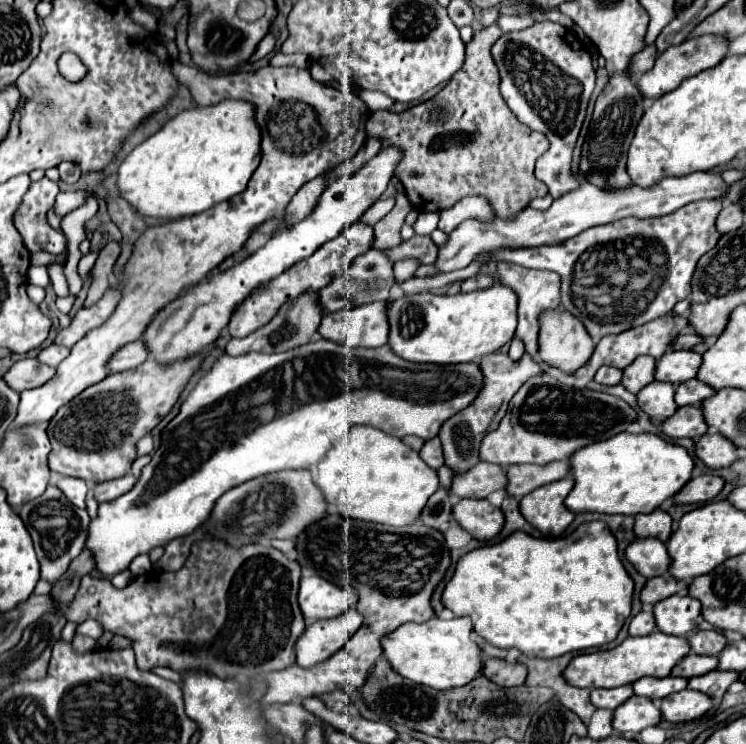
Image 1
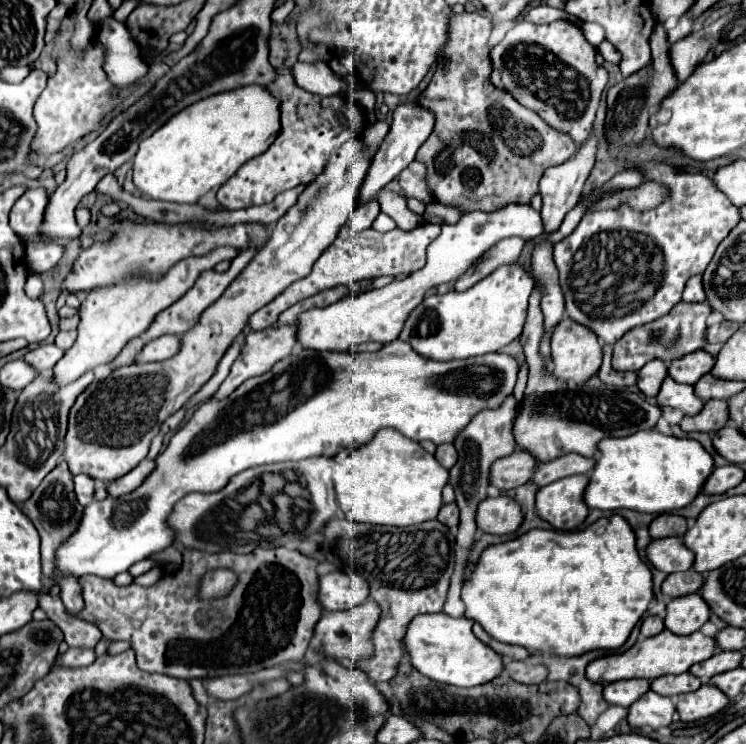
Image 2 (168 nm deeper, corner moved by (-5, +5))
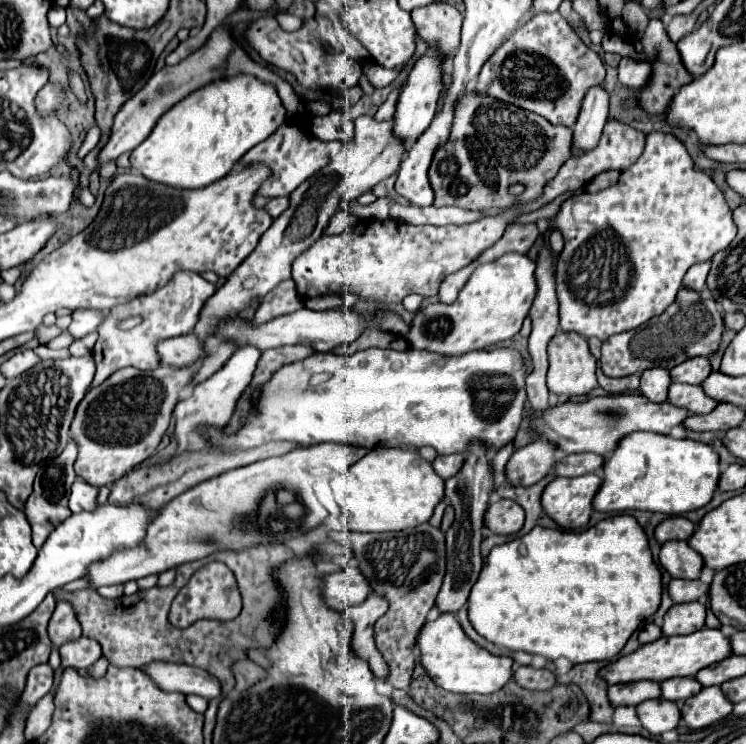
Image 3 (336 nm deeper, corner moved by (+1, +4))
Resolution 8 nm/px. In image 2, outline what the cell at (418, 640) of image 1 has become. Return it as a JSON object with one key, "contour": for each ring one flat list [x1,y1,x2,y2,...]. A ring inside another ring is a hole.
{"contour":[[444,612,440,614,422,614,416,616,406,632,404,646,406,652,410,654,410,660,414,668,418,668,424,676,442,682,442,684,452,684,452,686,480,686,488,684,490,680,498,678,504,670,502,656,496,654,490,646,482,644,474,634,472,634,472,620,468,618,452,618]]}

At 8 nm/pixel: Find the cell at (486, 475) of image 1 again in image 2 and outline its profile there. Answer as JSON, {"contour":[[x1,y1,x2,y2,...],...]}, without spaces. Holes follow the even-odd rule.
{"contour":[[516,450,510,456,504,456,492,464,490,484,500,490,518,488,532,480,536,466,538,460,534,460,534,456,528,450]]}

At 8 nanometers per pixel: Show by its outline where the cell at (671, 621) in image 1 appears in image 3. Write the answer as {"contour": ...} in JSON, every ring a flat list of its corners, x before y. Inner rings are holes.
{"contour":[[678,603,664,615,662,633,664,635,690,635,704,627,706,607,702,603]]}

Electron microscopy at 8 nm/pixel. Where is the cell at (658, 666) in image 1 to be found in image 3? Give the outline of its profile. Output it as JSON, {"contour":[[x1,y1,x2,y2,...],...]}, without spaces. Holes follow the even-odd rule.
{"contour":[[702,627,696,633,684,635,684,637,666,637,662,635,660,639,638,647,634,653,620,657,614,663,608,663,606,667,600,669,600,677,608,681,608,685,612,683,630,683,630,681,642,681,642,679,650,679,650,681,666,681,672,677,690,677,696,671,722,661,724,657,730,655,730,641,728,637,724,637,720,633,720,629,708,629]]}

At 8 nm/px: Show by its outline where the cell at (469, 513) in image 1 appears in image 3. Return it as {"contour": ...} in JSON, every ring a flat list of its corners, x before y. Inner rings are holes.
{"contour":[[498,499,486,509,484,525,496,535,514,535,524,525,524,509,520,509,514,501]]}

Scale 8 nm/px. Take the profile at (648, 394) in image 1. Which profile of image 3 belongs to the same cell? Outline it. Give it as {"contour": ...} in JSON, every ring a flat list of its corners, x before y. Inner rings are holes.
{"contour":[[672,383,668,389,668,403,676,407,684,407,694,415,704,415,716,407,716,401,702,393,702,387,698,385,686,385,686,383]]}

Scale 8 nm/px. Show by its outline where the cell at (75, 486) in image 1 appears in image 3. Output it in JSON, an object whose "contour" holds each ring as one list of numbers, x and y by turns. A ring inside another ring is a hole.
{"contour":[[76,479,72,485,72,495,70,495,72,513,94,509,96,507,96,495,98,495,98,489,94,485,86,483,84,479]]}

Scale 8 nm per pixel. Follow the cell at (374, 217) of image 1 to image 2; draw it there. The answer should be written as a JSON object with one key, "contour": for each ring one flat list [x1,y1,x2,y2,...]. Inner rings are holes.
{"contour":[[372,198,372,200,366,200,366,202,362,202,356,210,354,210,354,214,350,216,350,228,354,230,354,232,362,232,362,230,366,230,366,228,370,228,372,226,372,222,374,222,374,218,378,216,378,212,380,212,380,206,378,206,378,202]]}

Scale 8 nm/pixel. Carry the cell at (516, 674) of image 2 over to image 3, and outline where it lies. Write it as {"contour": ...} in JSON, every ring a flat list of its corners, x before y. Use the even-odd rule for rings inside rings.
{"contour":[[520,665,514,669,514,675,512,679,524,687,524,689,538,689,538,691,544,691,544,689,550,689,554,683,556,683,556,677,550,669,534,669,530,665]]}

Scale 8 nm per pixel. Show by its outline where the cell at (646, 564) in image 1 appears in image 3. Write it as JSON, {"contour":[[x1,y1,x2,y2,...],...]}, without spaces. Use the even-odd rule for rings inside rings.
{"contour":[[666,541,658,561,672,577,680,579,698,579,702,569,702,557,686,541]]}

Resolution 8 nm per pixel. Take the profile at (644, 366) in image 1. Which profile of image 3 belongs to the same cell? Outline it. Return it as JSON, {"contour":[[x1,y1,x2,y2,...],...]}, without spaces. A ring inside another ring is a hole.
{"contour":[[662,367,646,369,640,375,640,393,654,403,662,403,662,401,666,401,670,383,672,383,672,379,666,369,662,369]]}

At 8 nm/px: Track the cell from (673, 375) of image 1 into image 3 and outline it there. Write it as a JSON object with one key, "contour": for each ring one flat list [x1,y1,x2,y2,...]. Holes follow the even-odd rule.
{"contour":[[692,357,674,369,670,369,670,377,676,383,688,383,688,385,700,385,708,375,712,373,708,357]]}

